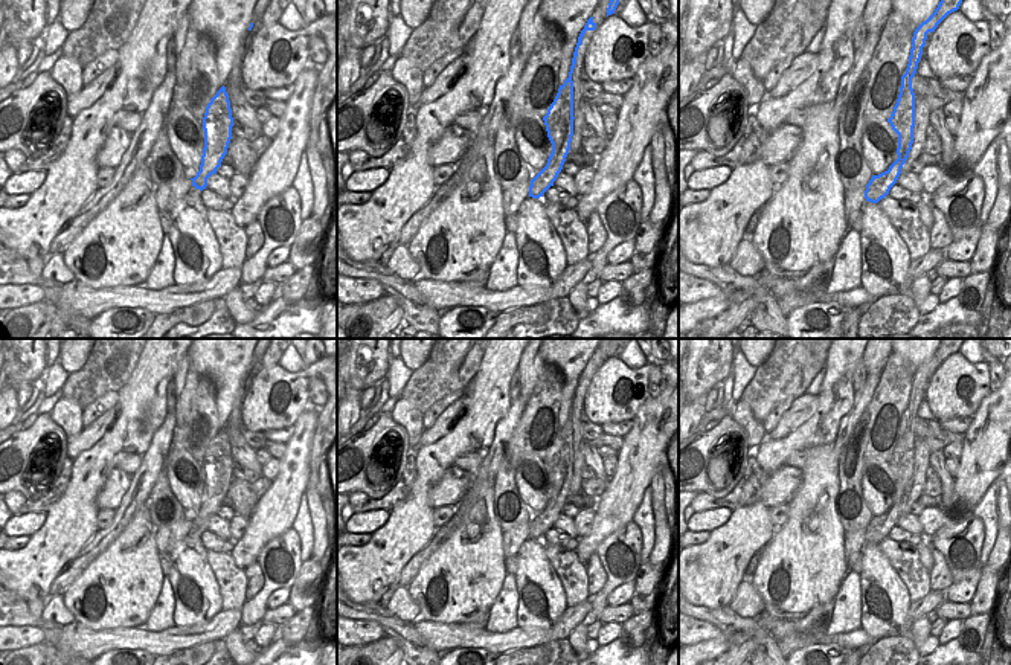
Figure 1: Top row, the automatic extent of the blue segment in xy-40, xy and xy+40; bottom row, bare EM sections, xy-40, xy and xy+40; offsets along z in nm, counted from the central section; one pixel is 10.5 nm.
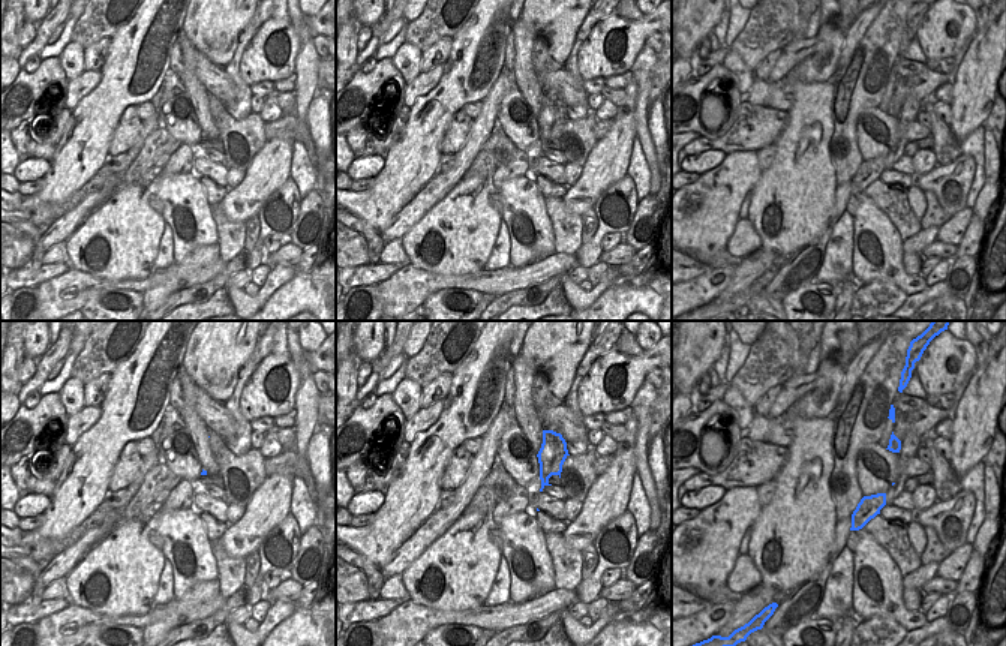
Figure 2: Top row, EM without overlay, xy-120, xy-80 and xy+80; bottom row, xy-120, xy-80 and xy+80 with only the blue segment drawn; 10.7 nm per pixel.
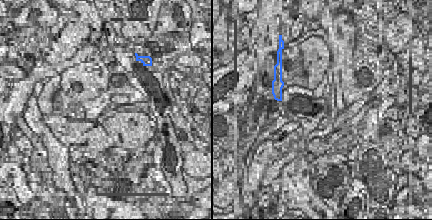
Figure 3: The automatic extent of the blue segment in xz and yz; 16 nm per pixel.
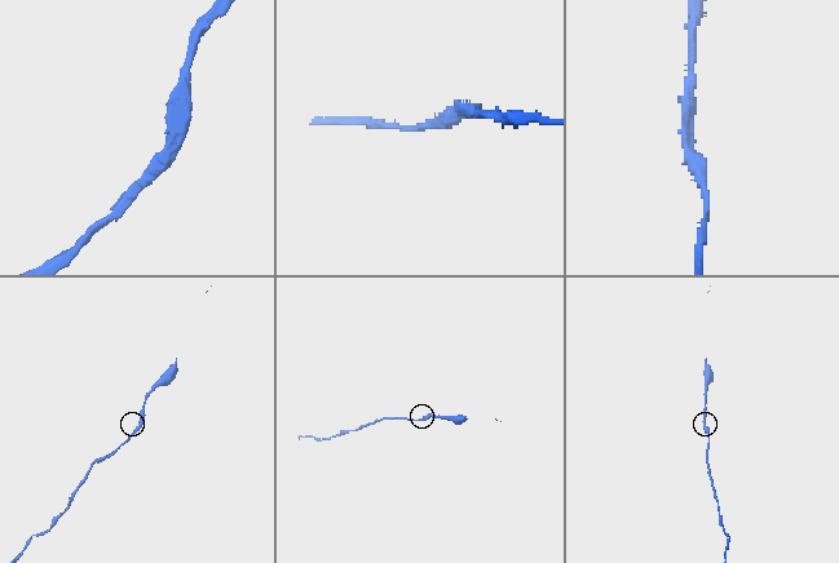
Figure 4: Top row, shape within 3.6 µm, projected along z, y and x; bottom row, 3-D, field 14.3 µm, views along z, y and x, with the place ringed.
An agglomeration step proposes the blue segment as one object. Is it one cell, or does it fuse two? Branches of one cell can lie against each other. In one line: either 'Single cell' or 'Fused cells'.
Single cell.

